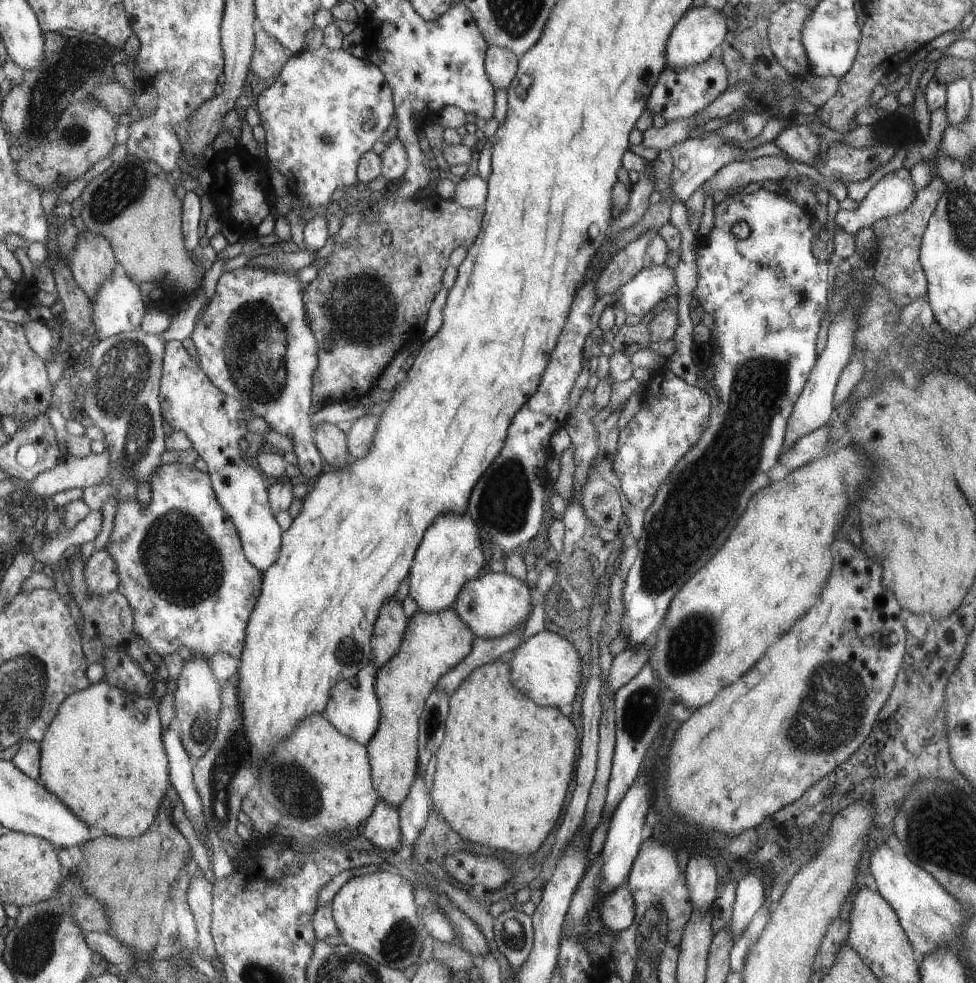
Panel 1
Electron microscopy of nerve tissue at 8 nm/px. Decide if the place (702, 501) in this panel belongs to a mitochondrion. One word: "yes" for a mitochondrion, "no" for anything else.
yes

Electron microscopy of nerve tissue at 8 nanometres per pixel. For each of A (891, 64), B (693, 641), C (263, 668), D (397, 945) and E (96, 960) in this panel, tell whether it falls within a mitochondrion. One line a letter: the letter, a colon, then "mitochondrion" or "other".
A: other
B: mitochondrion
C: other
D: mitochondrion
E: other

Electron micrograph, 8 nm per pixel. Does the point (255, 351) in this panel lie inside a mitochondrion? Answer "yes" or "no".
yes

